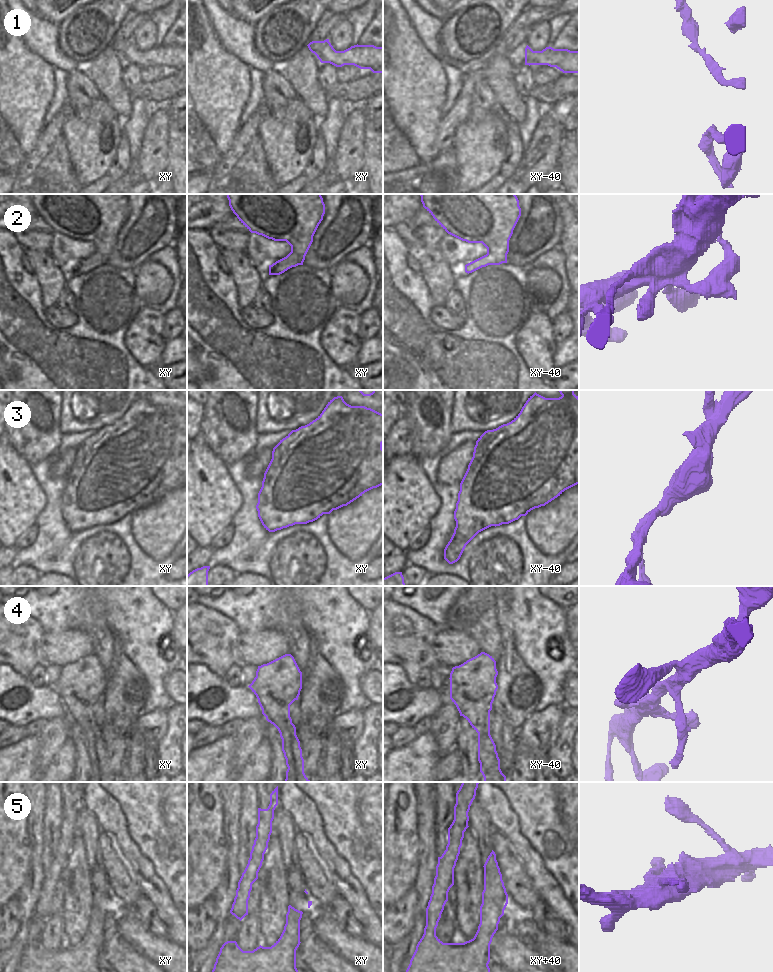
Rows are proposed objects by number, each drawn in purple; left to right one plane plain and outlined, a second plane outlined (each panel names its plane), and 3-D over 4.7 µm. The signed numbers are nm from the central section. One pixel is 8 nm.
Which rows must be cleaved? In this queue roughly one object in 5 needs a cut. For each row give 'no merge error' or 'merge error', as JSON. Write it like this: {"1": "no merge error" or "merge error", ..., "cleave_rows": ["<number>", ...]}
{"1": "merge error", "2": "no merge error", "3": "merge error", "4": "no merge error", "5": "merge error", "cleave_rows": ["1", "3", "5"]}

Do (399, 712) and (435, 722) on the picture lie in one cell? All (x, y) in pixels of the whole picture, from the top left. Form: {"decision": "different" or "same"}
{"decision": "different"}

